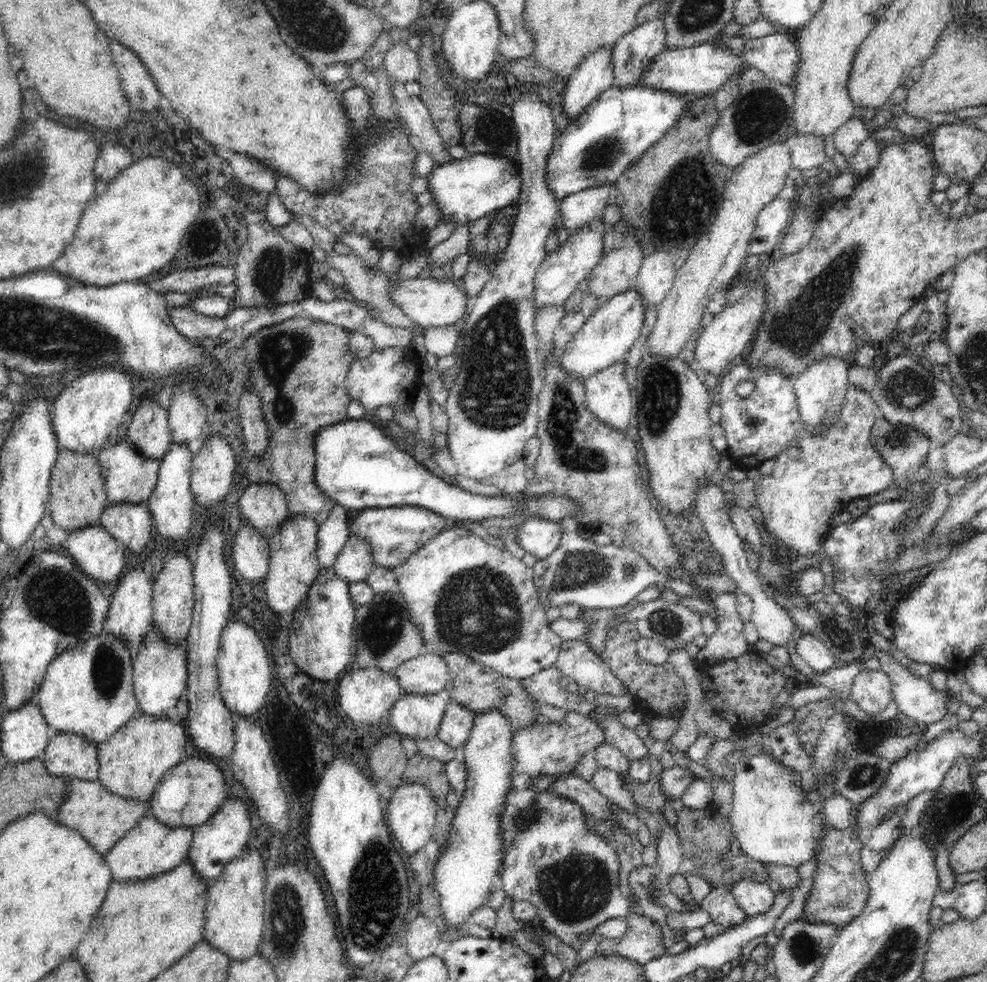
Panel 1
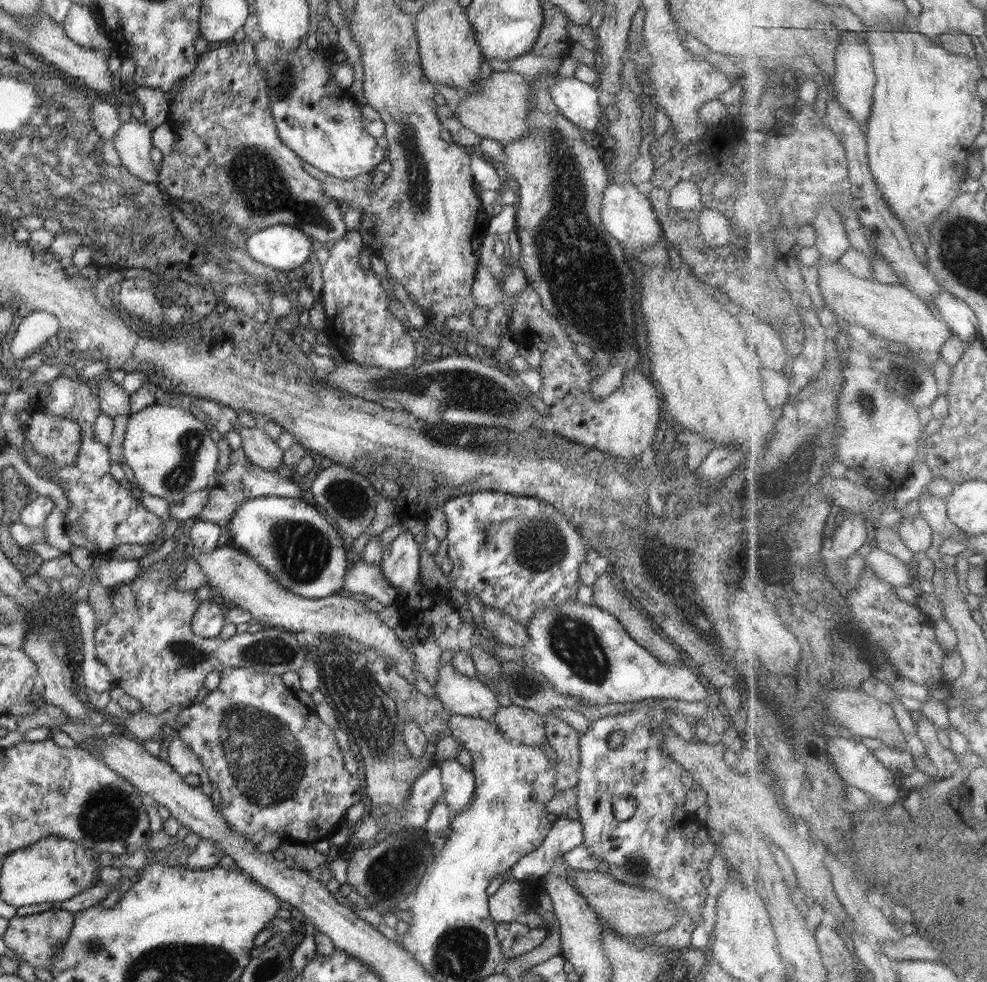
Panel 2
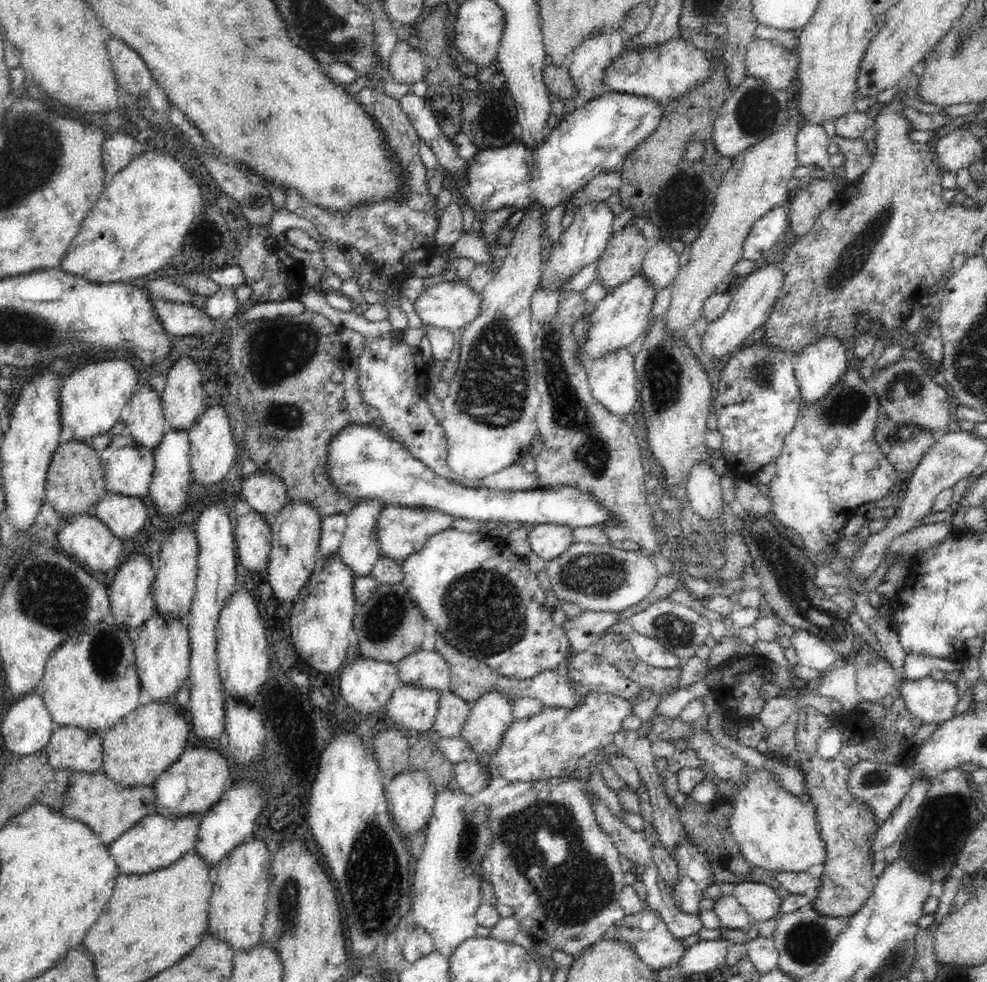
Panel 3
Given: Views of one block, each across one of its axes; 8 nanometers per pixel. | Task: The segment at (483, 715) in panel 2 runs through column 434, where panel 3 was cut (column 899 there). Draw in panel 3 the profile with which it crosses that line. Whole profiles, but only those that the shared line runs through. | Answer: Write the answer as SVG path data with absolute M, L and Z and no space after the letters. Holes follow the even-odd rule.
M929 677L904 679L899 687L899 697L904 700L908 713L914 714L924 725L935 723L940 726L951 720L959 702L956 686Z

